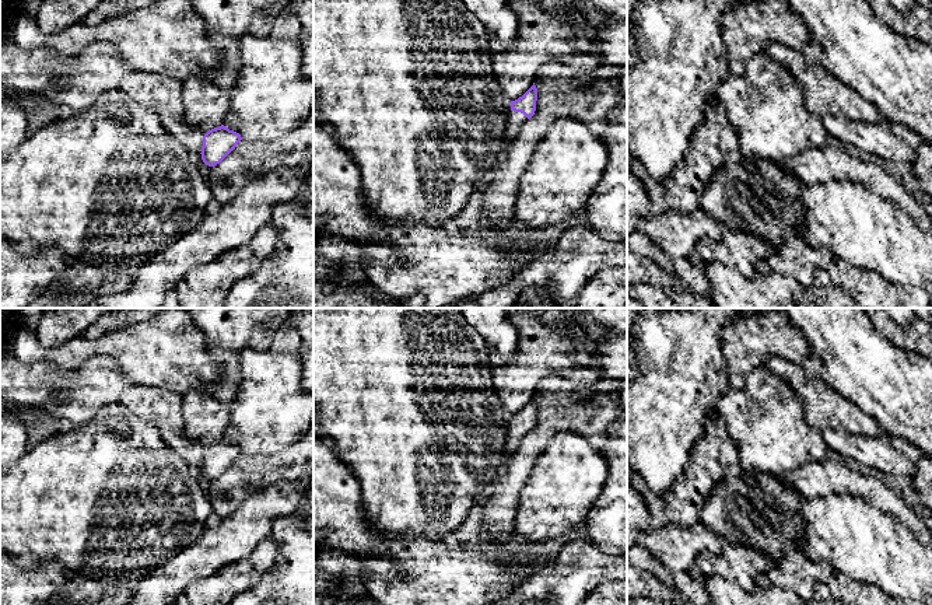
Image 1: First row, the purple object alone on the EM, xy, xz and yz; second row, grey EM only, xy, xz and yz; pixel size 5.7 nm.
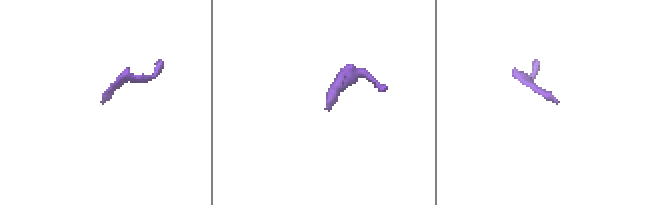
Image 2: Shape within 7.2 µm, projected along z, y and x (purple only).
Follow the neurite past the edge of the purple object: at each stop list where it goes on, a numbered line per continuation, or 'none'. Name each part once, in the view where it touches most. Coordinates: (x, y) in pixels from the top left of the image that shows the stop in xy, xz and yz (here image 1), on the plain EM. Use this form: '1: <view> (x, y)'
1: xz (514, 434)

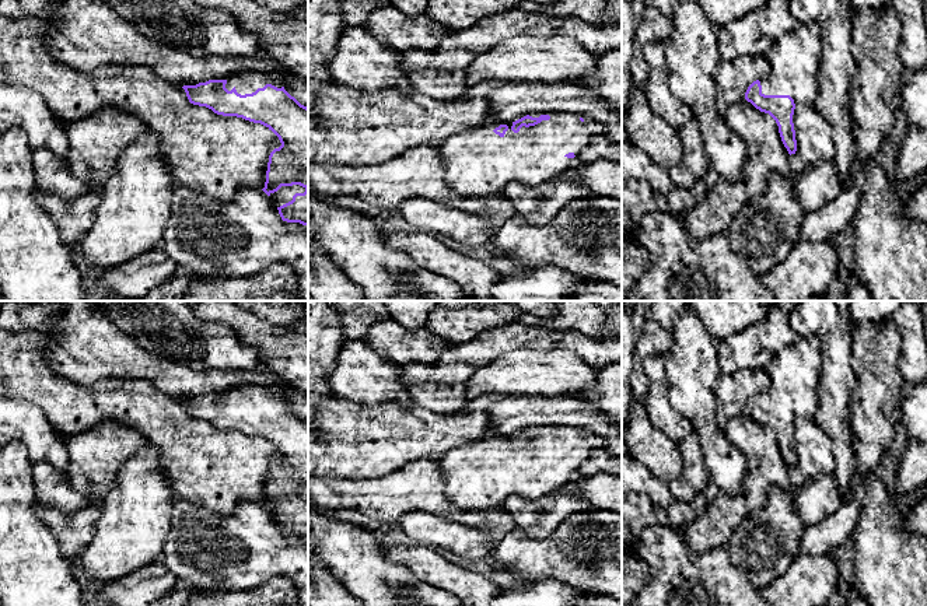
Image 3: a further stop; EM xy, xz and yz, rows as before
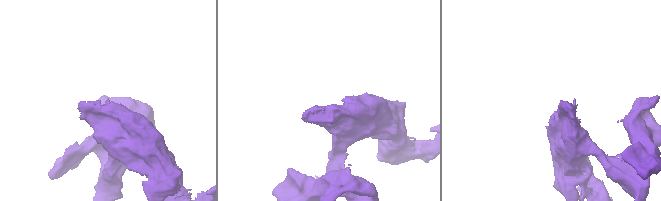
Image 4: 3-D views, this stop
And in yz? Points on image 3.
1: yz (794, 372)

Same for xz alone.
1: xz (478, 476)

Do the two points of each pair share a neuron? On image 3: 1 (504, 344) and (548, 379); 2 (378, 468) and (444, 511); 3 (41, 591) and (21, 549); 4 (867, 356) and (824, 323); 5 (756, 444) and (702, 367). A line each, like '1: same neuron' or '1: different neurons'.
1: different neurons
2: different neurons
3: same neuron
4: different neurons
5: different neurons

